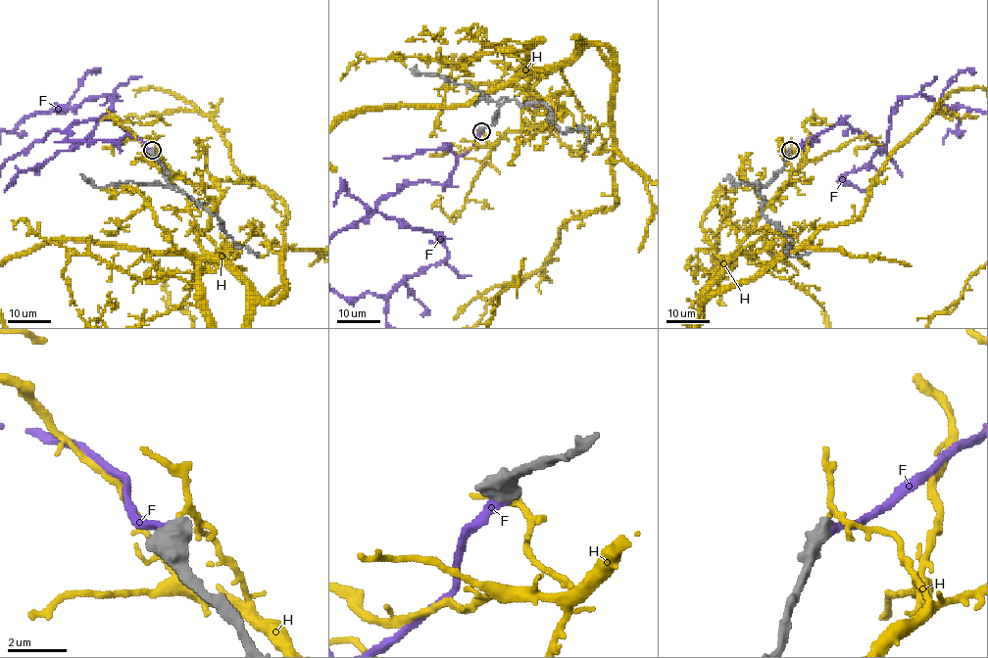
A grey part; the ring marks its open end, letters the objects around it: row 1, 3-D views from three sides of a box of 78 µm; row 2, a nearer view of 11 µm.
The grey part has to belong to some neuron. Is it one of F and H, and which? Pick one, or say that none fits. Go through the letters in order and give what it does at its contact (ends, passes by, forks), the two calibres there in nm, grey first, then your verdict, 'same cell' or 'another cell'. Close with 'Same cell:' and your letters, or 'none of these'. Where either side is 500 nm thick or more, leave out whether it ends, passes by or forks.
F: 700 nm thick on the grey side, 320 nm on the other; same cell
H: 600 nm thick on the grey side, 180 nm on the other; another cell
Same cell: F

